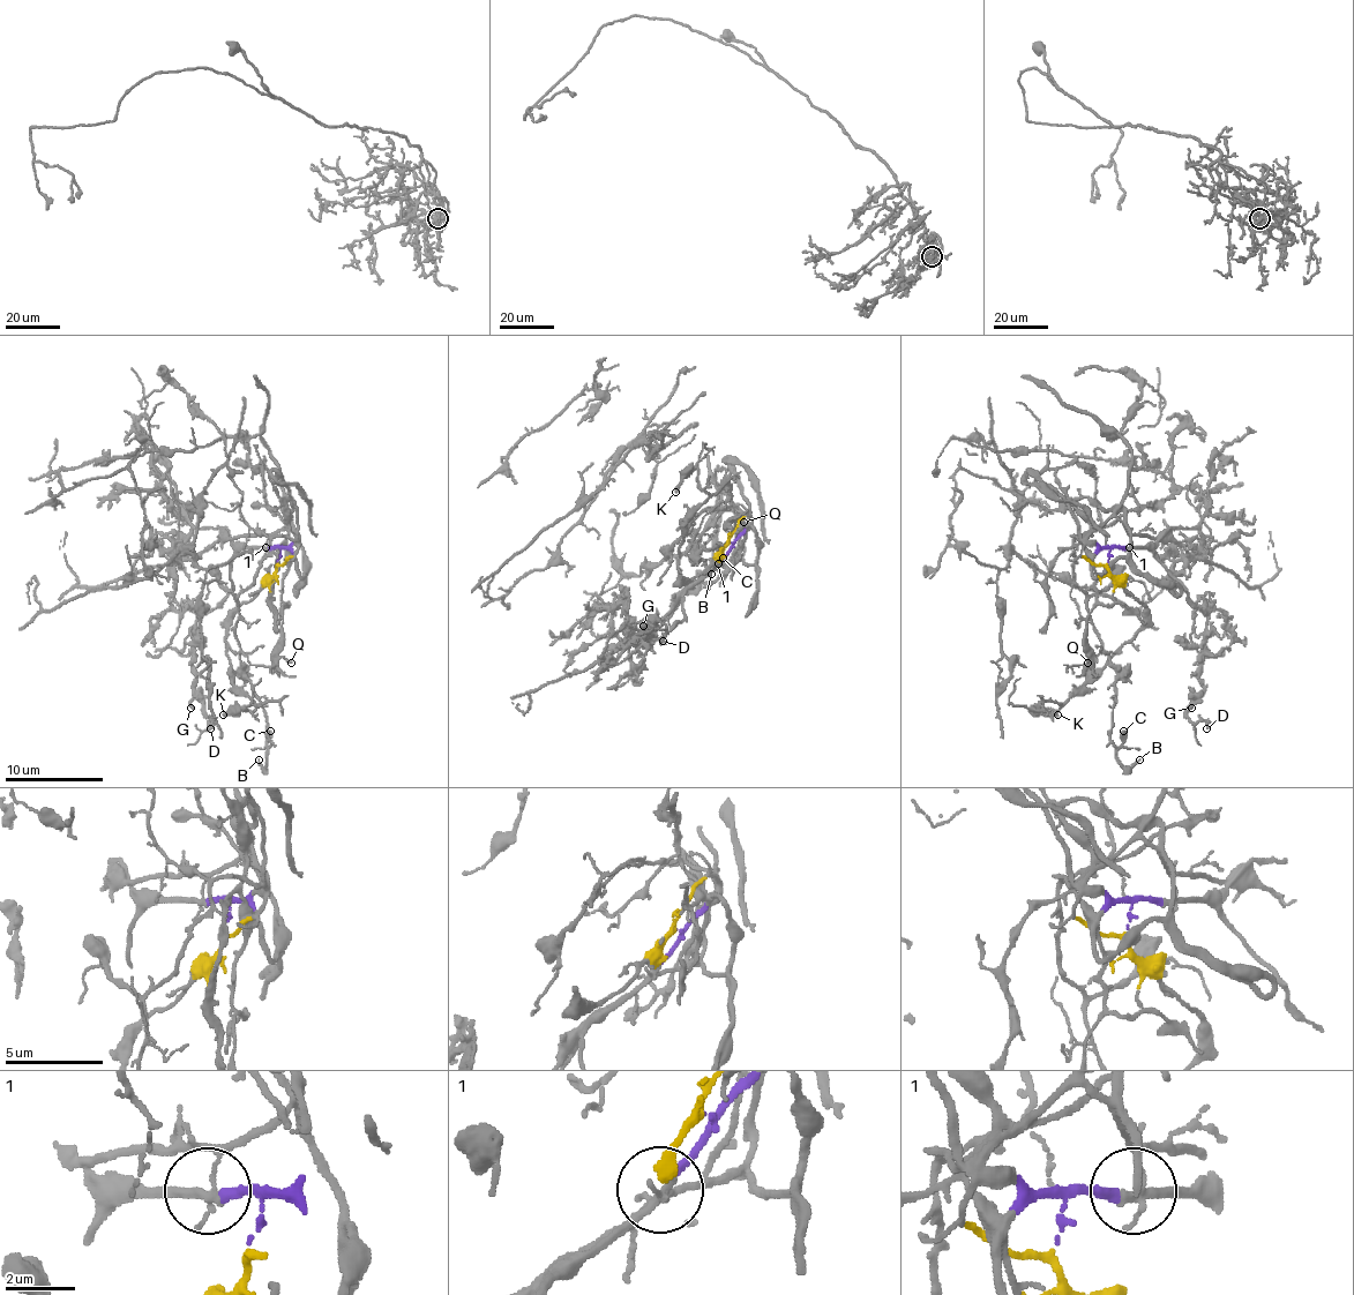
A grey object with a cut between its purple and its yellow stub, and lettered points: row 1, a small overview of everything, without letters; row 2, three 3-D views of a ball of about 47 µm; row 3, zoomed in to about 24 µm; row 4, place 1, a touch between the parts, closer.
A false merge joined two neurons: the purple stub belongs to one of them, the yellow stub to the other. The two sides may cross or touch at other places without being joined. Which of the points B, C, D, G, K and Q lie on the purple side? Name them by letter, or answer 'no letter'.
D, G, Q

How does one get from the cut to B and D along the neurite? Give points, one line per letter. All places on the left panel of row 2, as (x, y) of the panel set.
B: (277, 563), (231, 620), (226, 644), (240, 655), (246, 679), (266, 713), (268, 762), (262, 766), (257, 760)
D: (277, 561), (277, 547), (246, 547), (231, 563), (231, 591), (196, 618), (194, 694), (214, 723), (211, 727)

